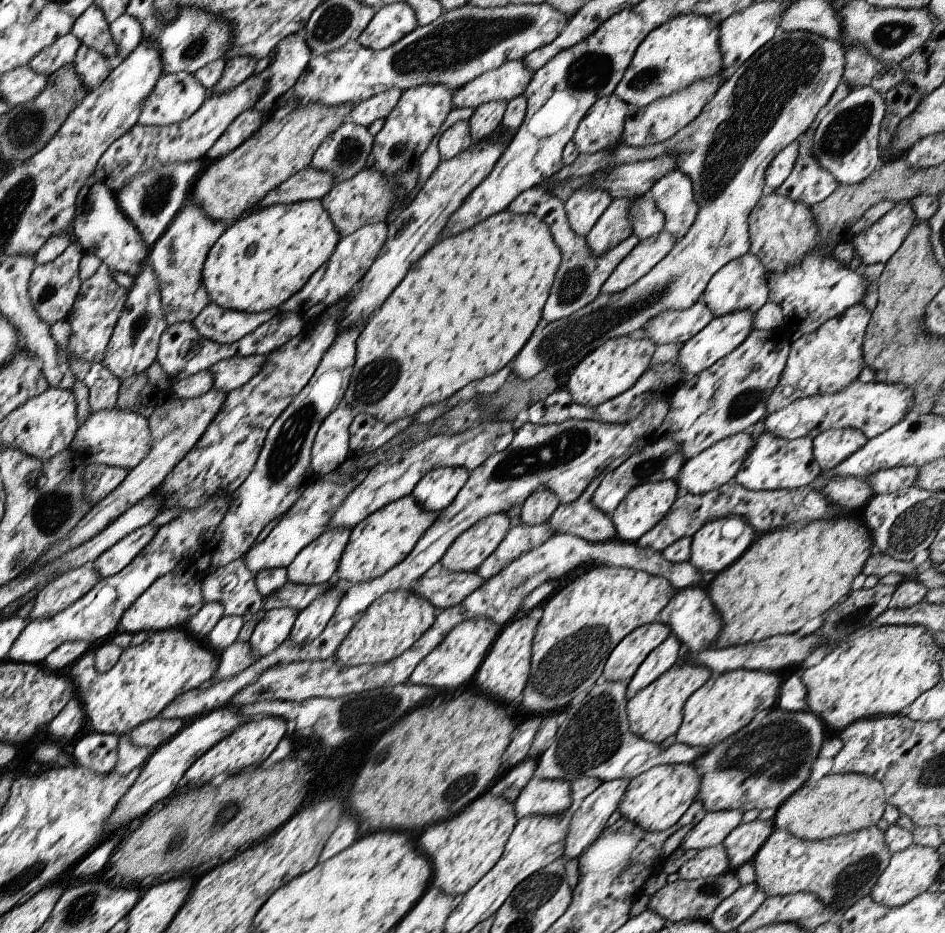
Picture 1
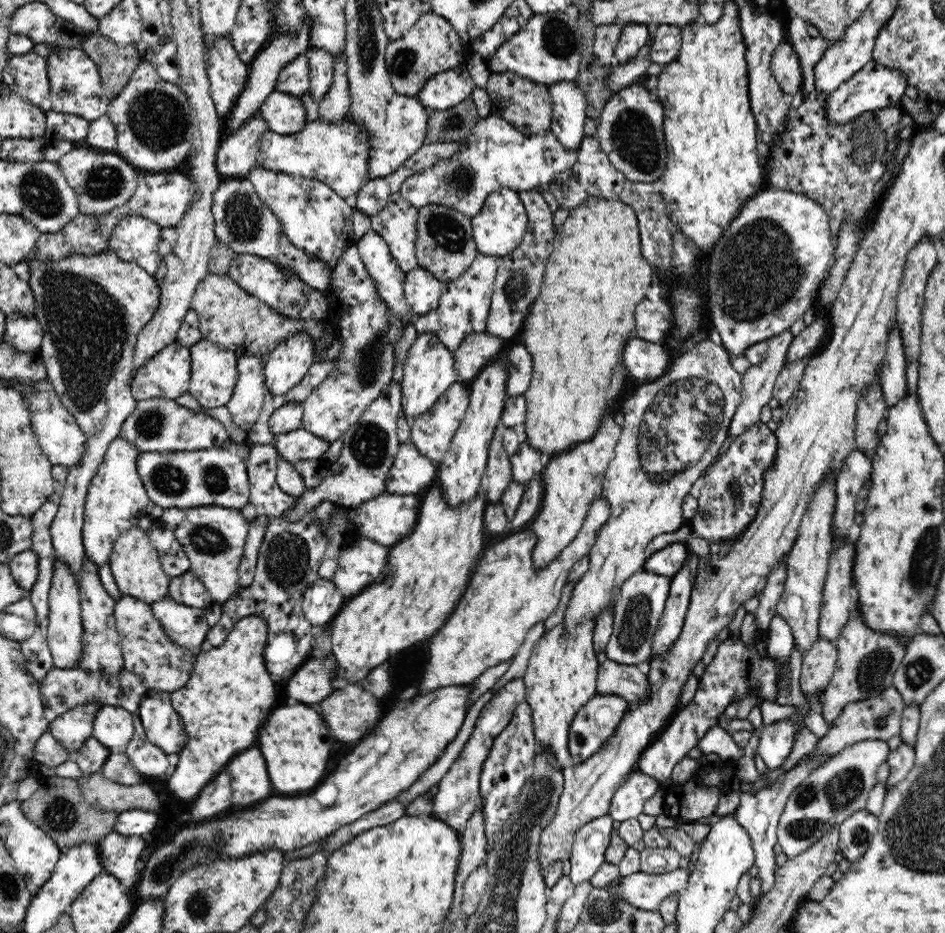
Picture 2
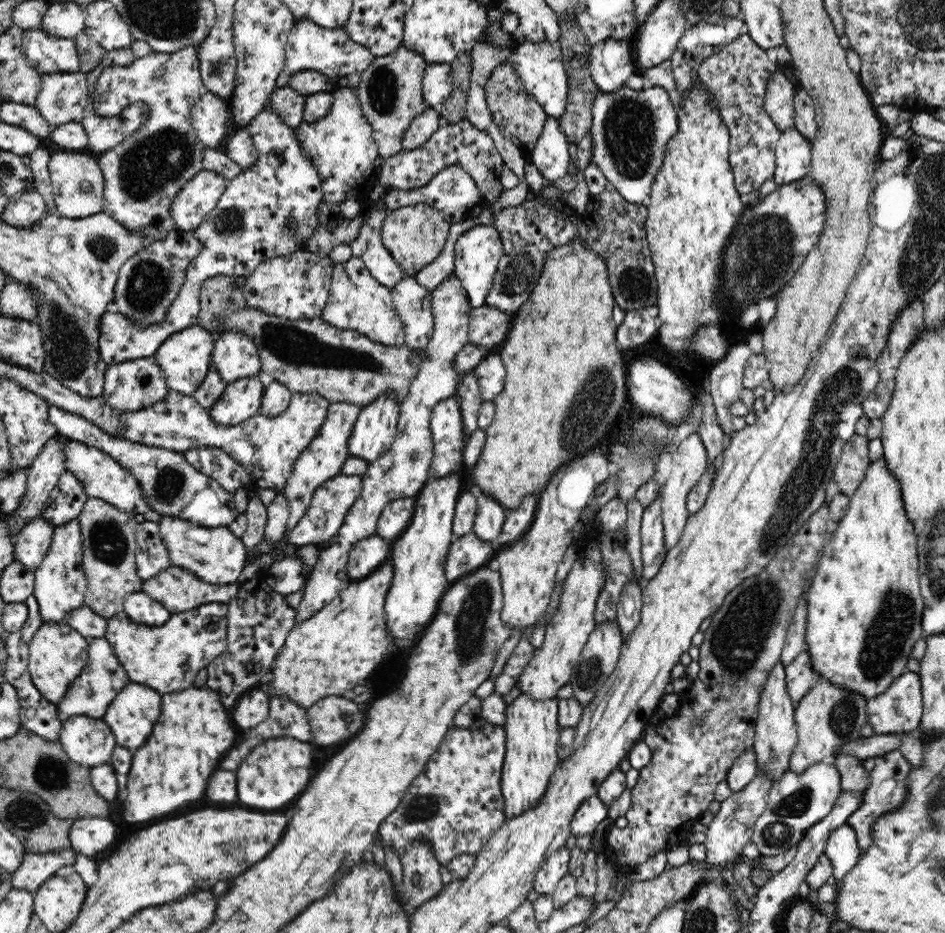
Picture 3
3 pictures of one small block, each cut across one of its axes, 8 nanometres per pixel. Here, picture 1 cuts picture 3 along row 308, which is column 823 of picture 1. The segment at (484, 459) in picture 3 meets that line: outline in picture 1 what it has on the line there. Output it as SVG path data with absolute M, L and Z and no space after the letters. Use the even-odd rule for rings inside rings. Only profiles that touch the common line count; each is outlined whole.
M852 515L846 518L828 518L810 522L804 527L772 529L772 532L758 535L739 560L714 576L708 586L709 596L722 618L722 630L714 642L714 648L724 649L760 642L772 636L794 634L806 622L830 611L836 602L848 596L853 590L854 580L860 576L866 560L875 551L867 527L851 518Z

